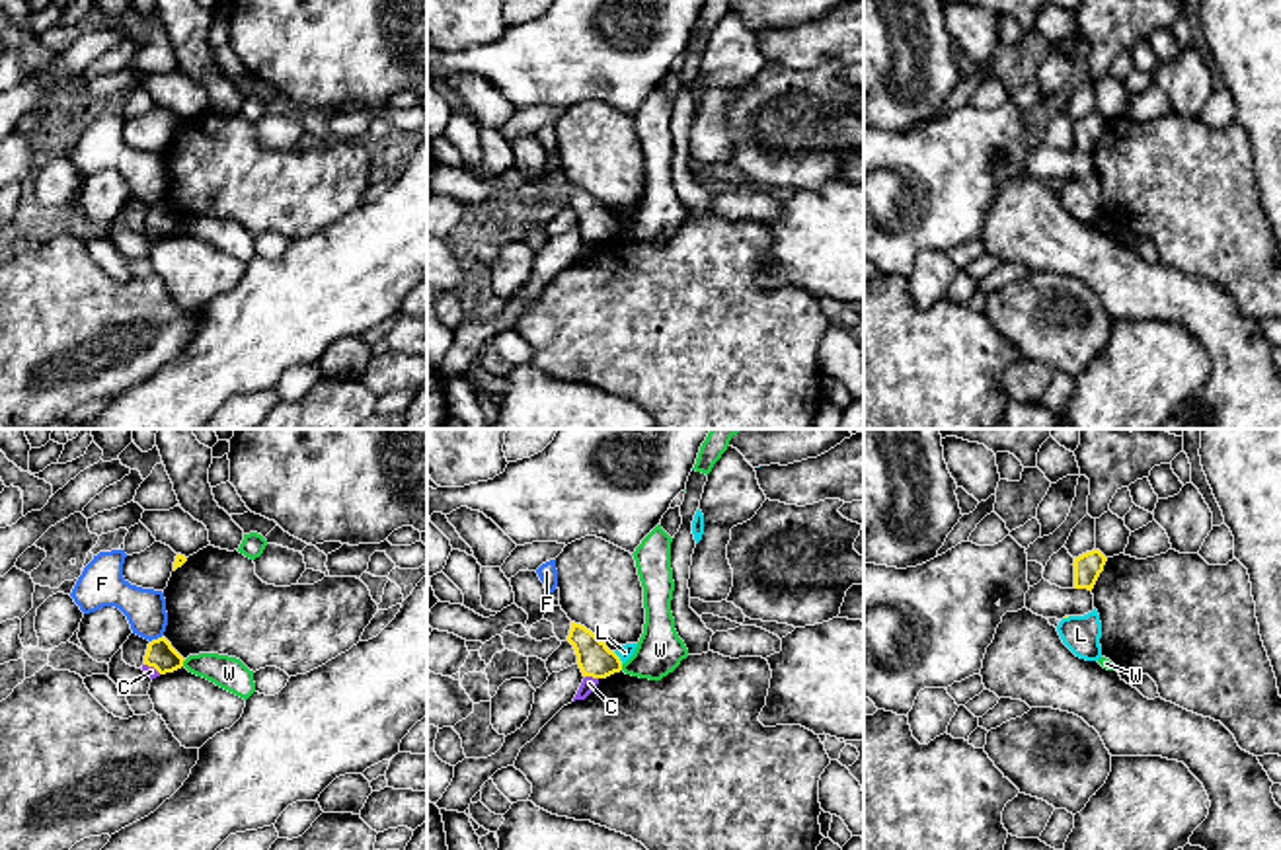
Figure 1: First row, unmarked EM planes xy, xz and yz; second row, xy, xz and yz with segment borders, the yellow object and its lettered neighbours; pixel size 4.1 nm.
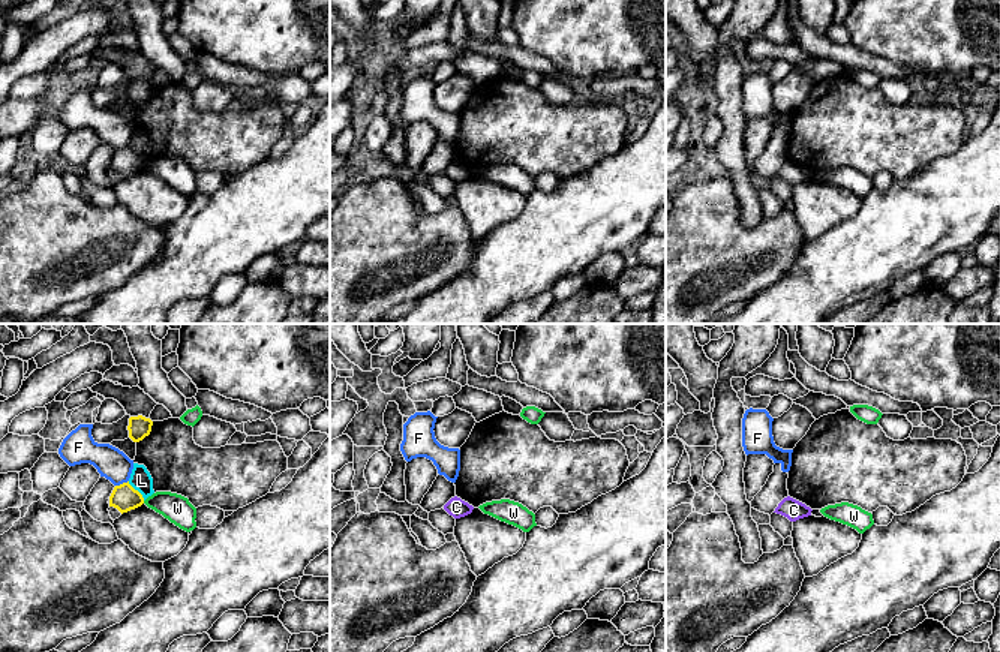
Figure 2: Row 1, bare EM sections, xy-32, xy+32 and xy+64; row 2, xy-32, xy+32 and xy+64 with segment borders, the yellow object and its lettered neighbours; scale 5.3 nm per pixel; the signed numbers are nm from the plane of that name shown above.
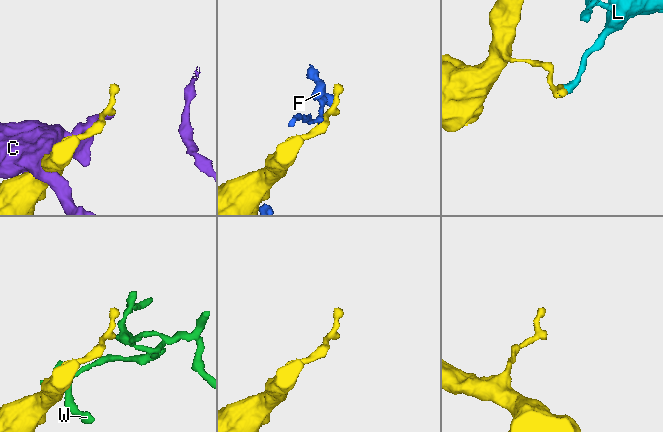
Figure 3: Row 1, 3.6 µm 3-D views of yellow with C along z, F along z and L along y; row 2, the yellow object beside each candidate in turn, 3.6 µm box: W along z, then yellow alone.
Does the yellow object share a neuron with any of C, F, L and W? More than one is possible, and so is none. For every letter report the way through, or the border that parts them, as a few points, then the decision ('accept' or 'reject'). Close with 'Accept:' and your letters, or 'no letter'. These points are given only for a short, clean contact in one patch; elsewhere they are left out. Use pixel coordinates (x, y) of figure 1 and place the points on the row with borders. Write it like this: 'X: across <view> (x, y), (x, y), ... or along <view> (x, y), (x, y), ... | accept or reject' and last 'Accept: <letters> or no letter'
C: reject
F: reject
L: along xz (613, 652), (622, 663) | reject
W: along xy (186, 659), (182, 665) | reject
Accept: no letter

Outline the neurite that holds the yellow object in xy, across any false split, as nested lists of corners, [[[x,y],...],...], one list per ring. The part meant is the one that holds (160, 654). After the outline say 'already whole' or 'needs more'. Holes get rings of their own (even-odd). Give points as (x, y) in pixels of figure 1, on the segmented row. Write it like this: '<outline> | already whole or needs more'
[[[162,636],[148,643],[144,665],[154,667],[160,675],[174,673],[183,667],[183,657]]] | already whole

